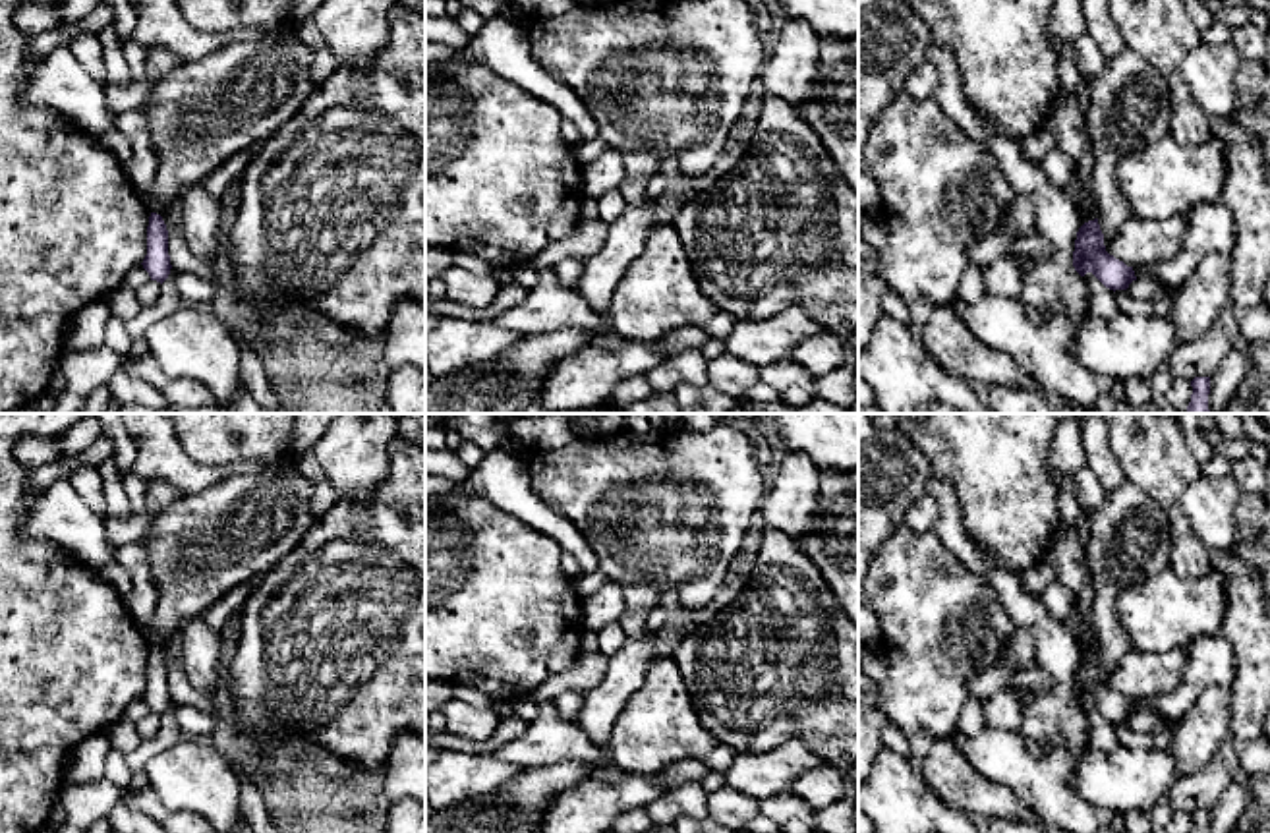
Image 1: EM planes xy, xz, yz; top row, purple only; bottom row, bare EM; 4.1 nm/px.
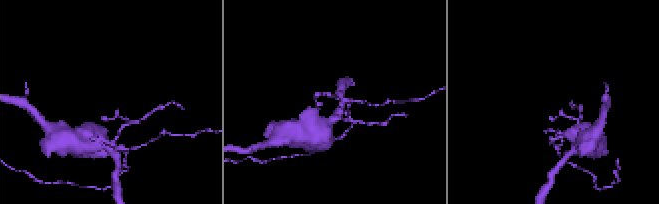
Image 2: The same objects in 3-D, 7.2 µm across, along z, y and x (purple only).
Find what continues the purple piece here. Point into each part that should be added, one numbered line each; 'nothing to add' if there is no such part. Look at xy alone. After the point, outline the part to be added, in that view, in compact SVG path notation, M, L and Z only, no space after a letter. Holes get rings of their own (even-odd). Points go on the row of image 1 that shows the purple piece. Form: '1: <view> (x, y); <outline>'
nothing to add

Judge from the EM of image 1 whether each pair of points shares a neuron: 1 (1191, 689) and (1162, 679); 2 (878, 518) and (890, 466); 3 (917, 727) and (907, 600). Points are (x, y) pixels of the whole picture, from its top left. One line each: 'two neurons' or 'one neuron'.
1: two neurons
2: one neuron
3: one neuron

